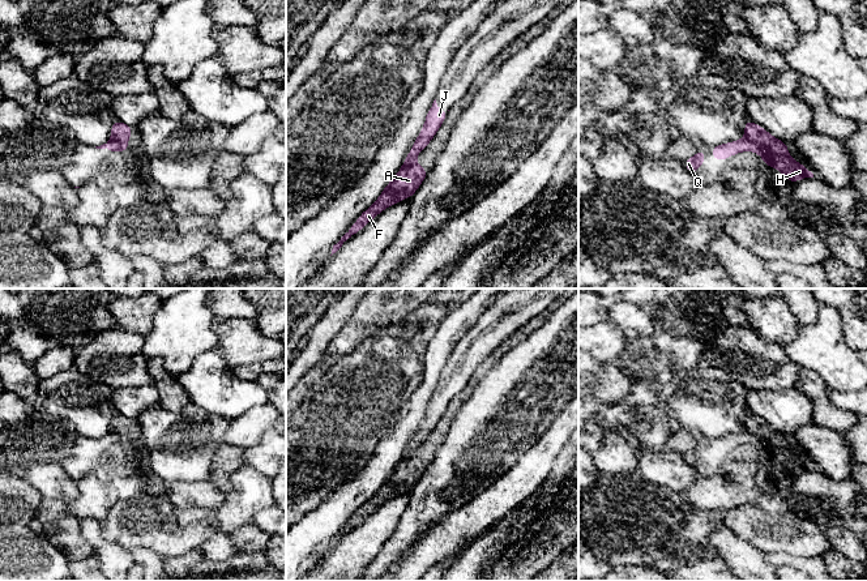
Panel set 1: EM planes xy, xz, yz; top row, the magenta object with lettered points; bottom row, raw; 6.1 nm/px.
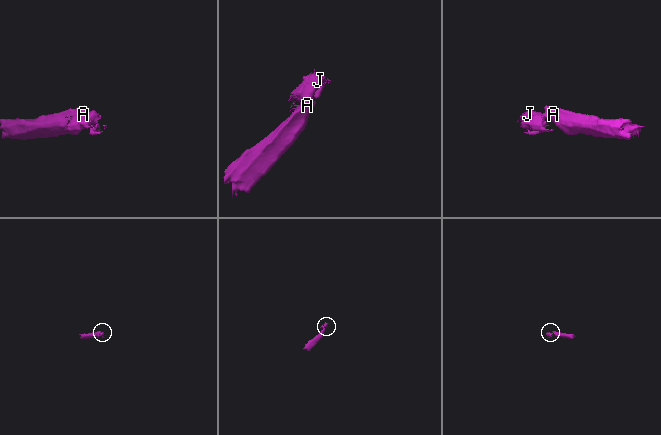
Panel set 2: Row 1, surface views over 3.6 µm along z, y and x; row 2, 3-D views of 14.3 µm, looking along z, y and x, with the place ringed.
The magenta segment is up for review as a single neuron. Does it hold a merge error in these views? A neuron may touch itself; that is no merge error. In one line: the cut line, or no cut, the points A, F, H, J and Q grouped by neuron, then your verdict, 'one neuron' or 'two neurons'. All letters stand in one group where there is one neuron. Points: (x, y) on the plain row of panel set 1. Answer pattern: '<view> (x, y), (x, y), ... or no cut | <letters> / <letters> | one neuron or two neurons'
yz (744, 430), (752, 434), (761, 447) | A F H / J Q | two neurons

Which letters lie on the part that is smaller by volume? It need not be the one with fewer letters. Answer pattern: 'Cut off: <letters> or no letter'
Cut off: J, Q

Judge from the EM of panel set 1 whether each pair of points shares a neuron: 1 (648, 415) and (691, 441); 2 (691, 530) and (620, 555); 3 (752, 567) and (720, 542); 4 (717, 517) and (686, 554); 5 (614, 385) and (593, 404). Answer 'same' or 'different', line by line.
1: same
2: same
3: same
4: same
5: same

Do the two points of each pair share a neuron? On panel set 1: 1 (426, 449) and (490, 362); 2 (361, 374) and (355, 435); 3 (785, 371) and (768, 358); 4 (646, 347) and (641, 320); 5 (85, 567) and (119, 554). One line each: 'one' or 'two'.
1: one
2: one
3: one
4: two
5: two

